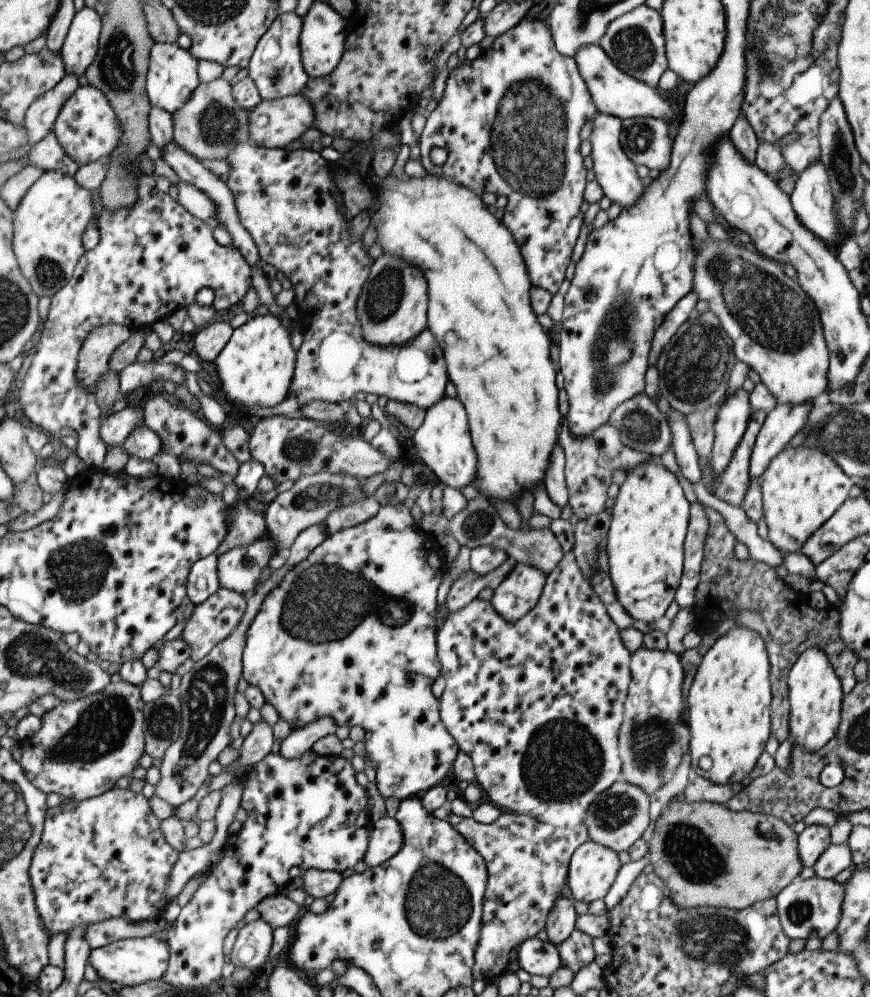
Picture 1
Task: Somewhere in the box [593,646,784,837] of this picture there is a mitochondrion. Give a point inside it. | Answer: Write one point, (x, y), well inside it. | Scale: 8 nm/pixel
(651, 738)

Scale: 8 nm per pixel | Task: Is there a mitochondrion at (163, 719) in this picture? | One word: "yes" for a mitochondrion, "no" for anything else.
yes

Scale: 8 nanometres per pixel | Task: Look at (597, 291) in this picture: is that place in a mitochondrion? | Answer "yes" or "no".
yes

